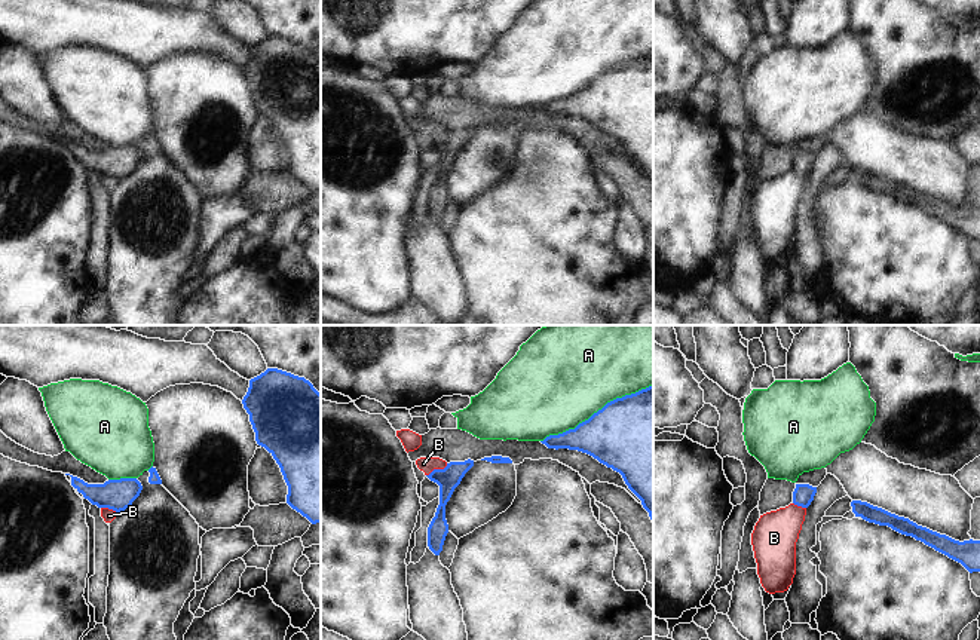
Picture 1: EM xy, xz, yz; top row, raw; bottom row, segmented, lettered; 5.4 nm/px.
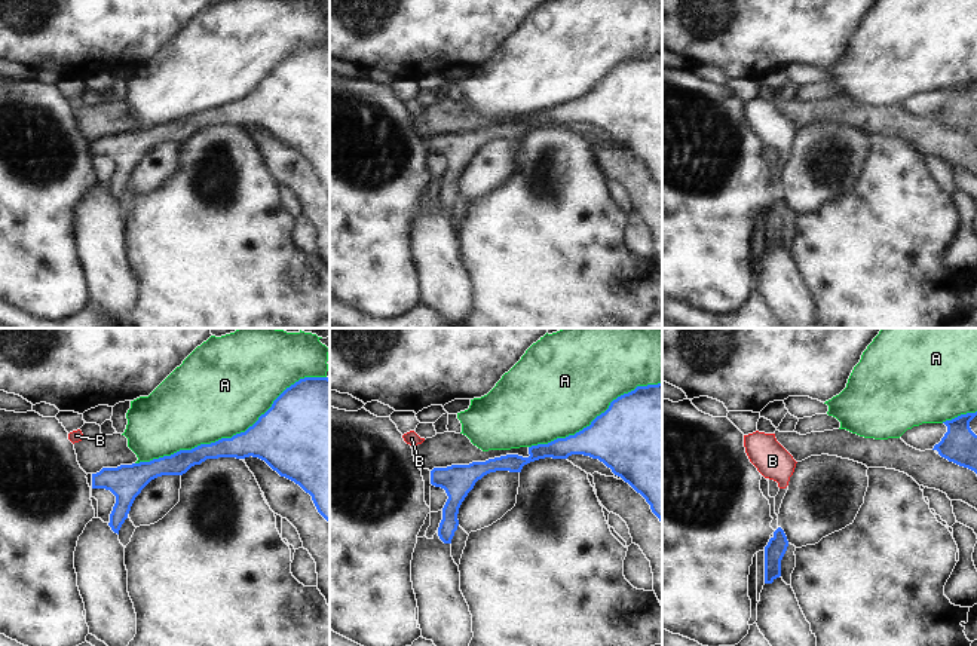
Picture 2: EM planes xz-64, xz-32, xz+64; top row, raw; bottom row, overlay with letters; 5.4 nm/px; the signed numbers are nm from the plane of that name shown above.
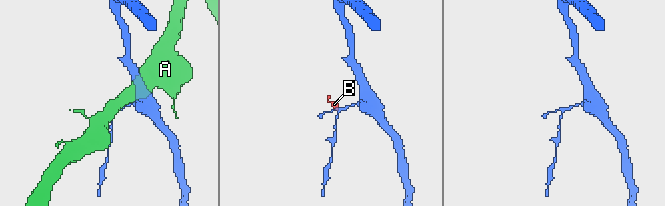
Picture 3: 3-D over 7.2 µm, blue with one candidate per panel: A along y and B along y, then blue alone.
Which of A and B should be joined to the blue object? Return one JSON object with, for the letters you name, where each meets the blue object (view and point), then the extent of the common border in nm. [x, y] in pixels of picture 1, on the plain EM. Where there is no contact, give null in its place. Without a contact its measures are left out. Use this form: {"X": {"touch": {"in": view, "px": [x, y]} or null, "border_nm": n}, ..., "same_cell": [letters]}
{"same_cell": []}

